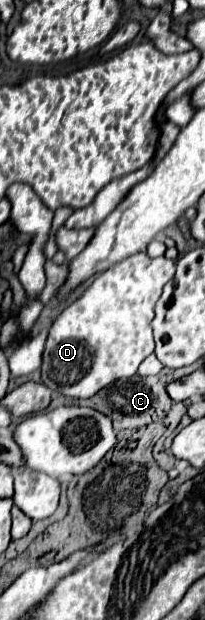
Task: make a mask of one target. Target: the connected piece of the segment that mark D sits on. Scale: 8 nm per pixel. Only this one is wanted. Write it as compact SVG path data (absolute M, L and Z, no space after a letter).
M138 252L96 276L92 284L84 290L84 294L72 304L68 304L54 320L44 348L42 382L52 392L62 392L72 398L90 398L114 380L134 376L140 362L154 352L154 336L150 328L154 320L154 304L162 296L162 288L168 280L172 280L174 272L176 260L170 260L166 256L150 258L146 252Z

